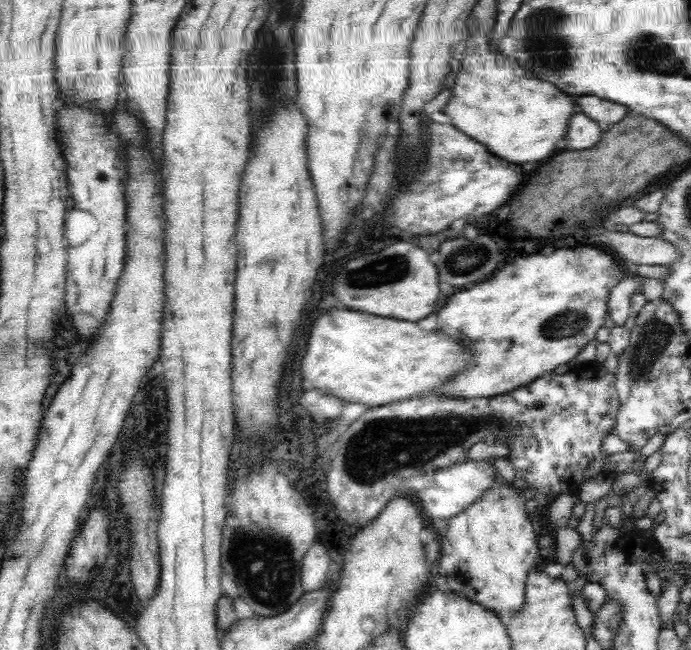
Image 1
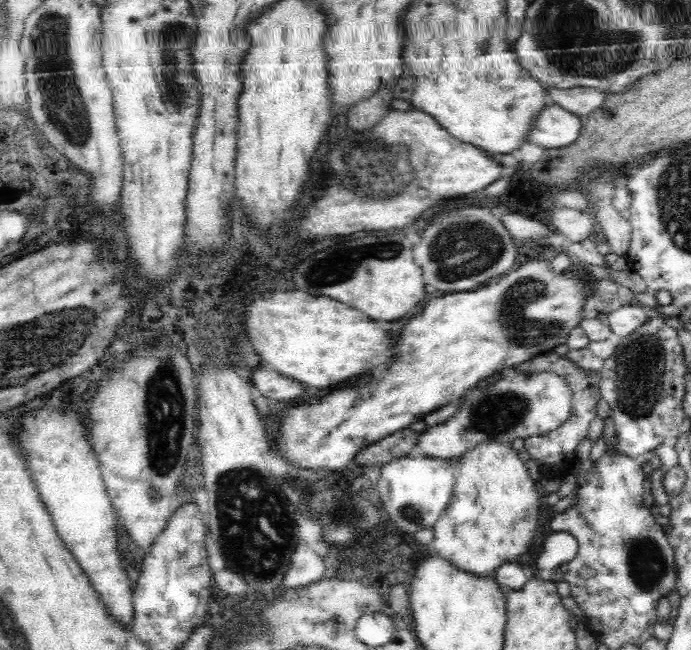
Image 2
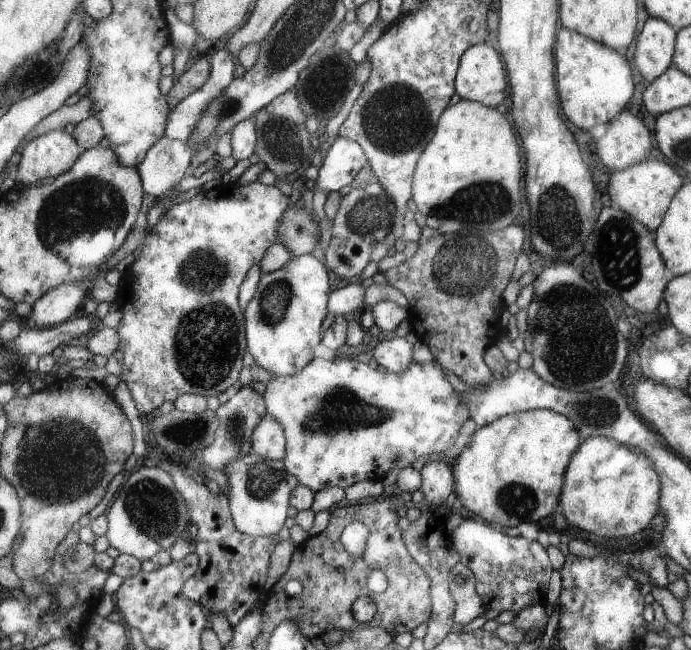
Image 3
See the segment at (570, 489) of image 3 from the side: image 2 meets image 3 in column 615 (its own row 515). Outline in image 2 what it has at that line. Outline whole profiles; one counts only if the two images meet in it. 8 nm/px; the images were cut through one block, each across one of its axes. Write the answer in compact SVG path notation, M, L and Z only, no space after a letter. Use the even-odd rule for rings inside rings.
M499 442L480 444L460 458L462 461L456 465L457 478L452 501L440 514L433 527L432 550L464 571L494 578L496 570L502 564L519 563L534 540L538 527L538 505L540 505L535 488L536 482L530 478L525 464L519 460L518 453L512 449L511 444Z

